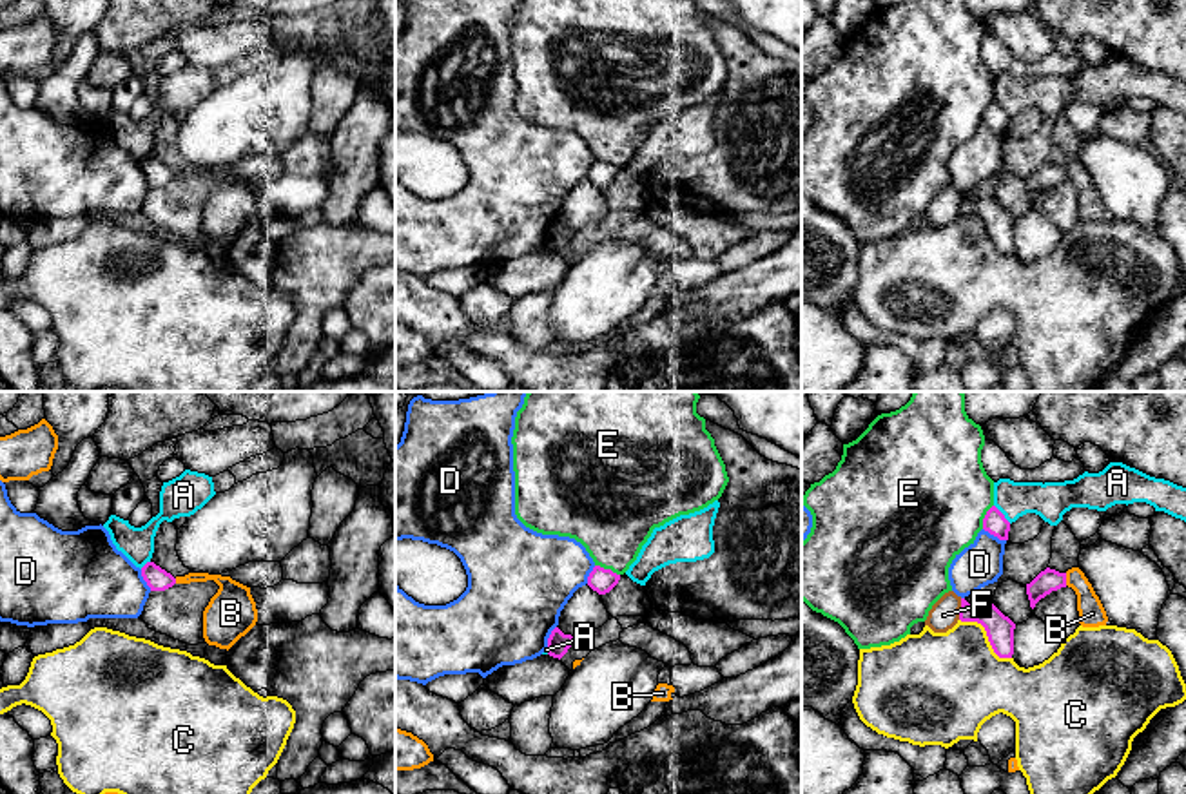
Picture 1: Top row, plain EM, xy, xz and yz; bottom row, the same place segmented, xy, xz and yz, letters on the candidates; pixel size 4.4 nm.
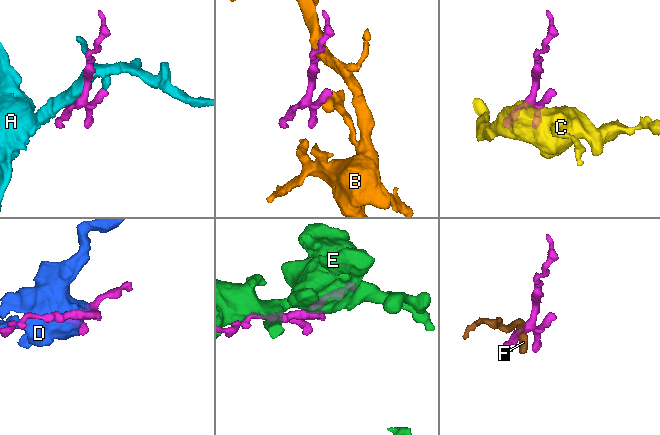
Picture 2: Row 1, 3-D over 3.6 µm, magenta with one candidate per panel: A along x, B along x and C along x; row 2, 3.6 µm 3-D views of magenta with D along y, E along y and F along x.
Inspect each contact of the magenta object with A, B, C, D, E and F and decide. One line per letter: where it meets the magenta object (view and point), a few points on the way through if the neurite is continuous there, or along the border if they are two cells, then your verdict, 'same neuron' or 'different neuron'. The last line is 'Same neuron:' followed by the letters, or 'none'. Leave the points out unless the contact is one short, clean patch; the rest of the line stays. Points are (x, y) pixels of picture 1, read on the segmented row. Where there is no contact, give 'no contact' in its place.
A: contact yz (1001, 513); different neuron
B: contact yz (1065, 579); different neuron
C: contact yz (987, 635); different neuron
D: contact yz (994, 535); different neuron
E: contact xz (608, 570); different neuron
F: contact yz (960, 610); border yz (962, 599), (958, 619); different neuron
Same neuron: none

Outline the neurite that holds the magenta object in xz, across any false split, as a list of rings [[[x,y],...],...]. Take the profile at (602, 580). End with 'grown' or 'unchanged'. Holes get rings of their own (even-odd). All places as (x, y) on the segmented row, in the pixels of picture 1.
[[[595,566],[588,576],[588,586],[598,595],[606,595],[618,584],[618,580],[620,575],[613,573],[611,569]]]; unchanged

